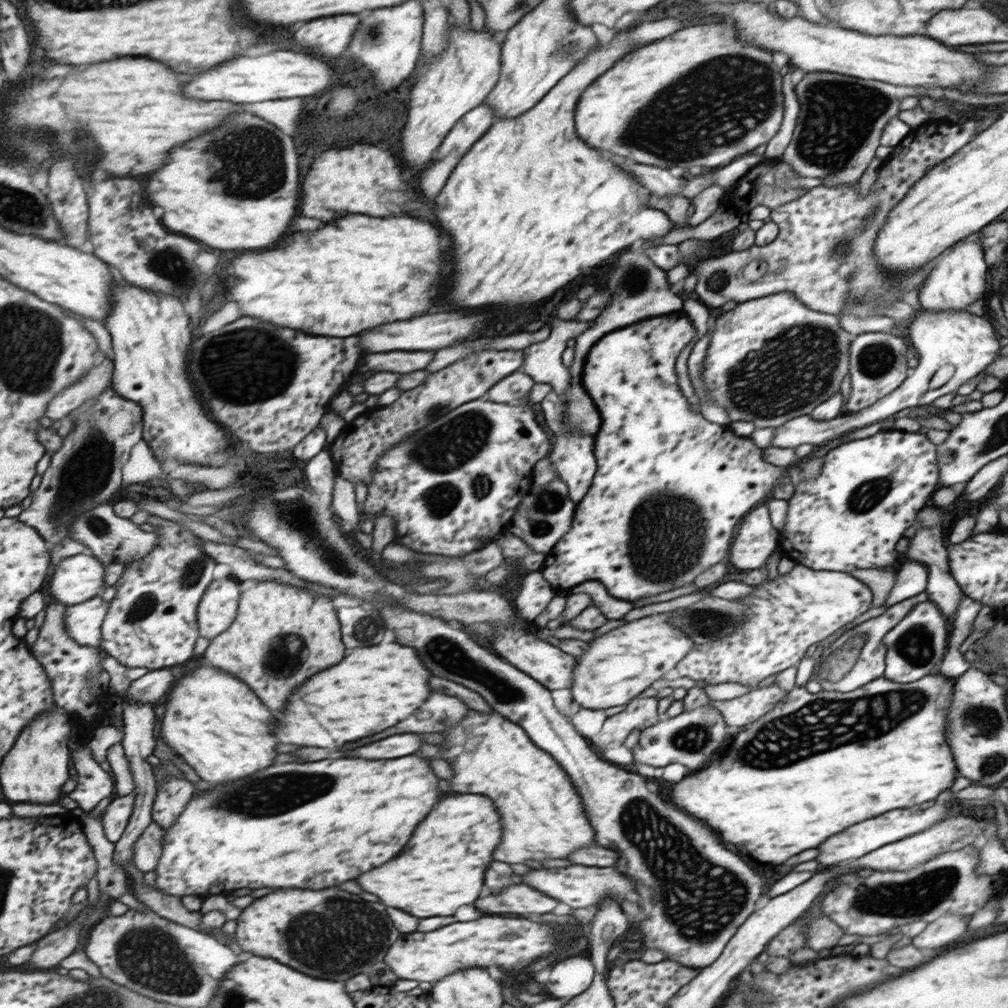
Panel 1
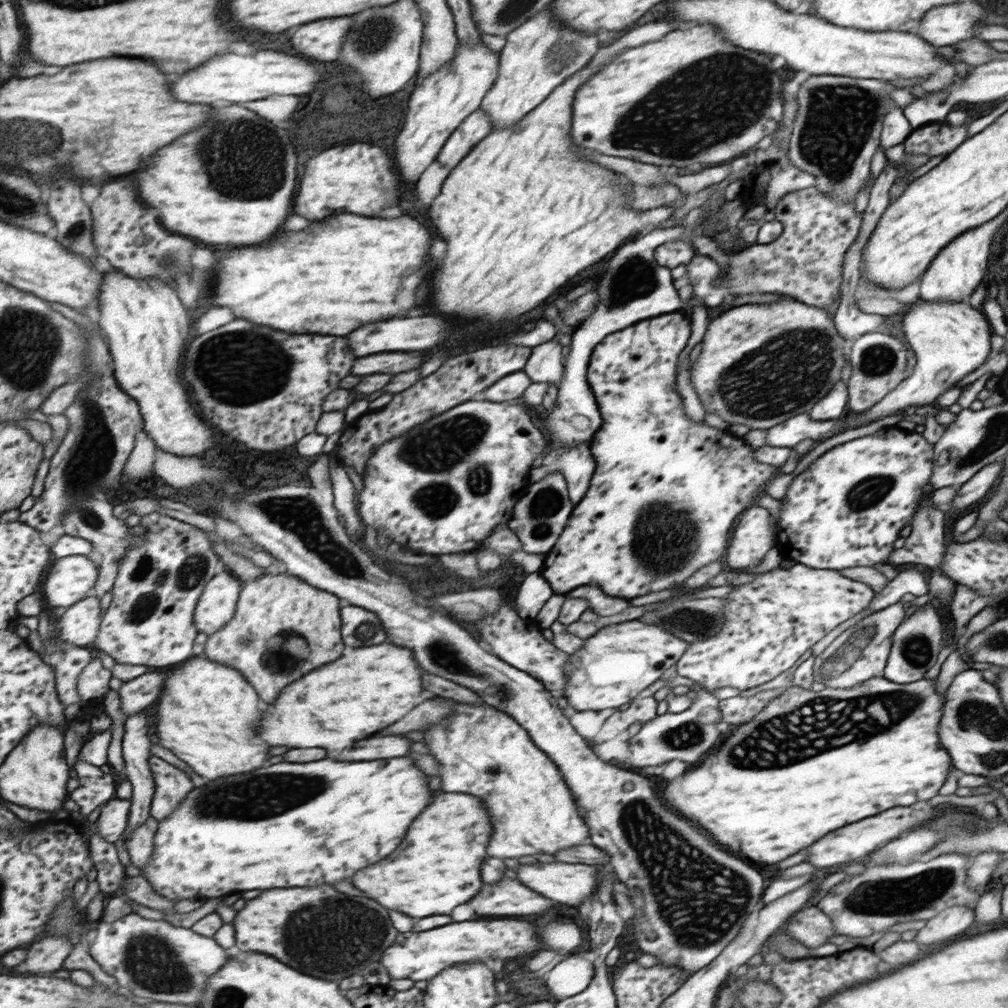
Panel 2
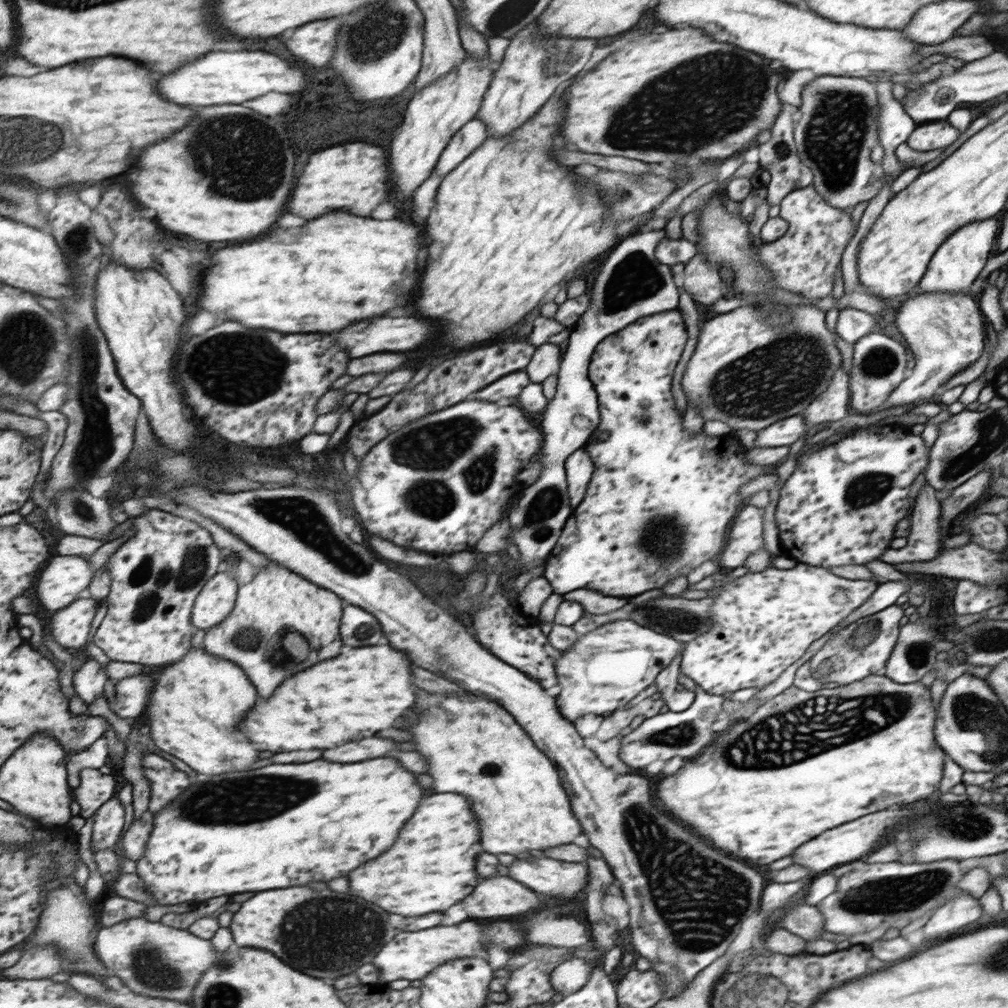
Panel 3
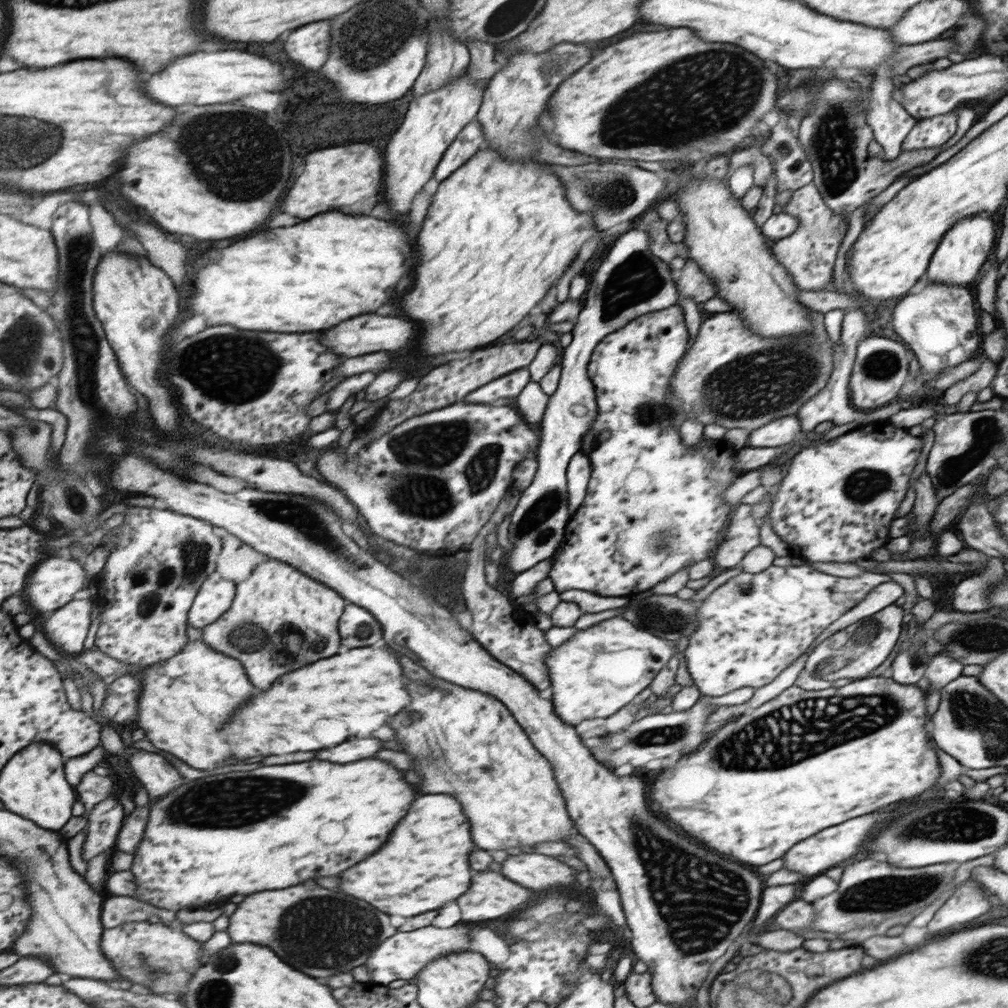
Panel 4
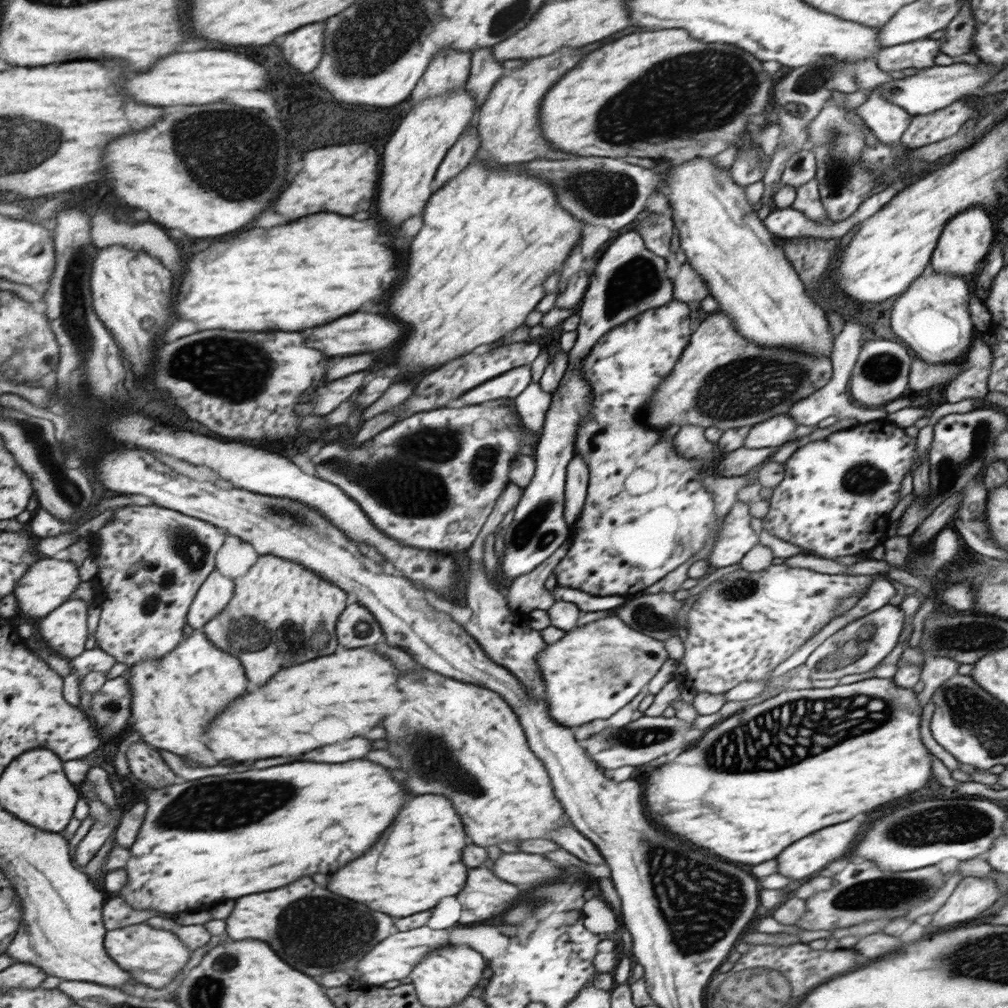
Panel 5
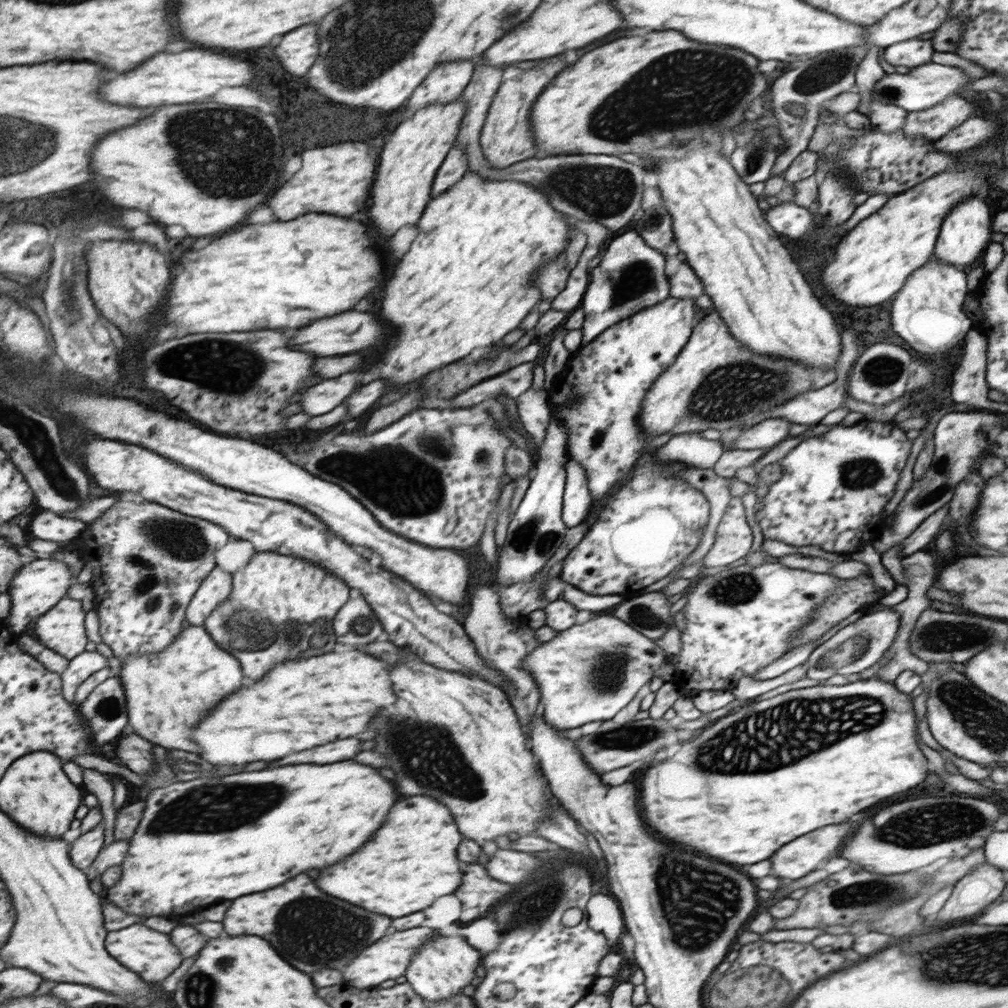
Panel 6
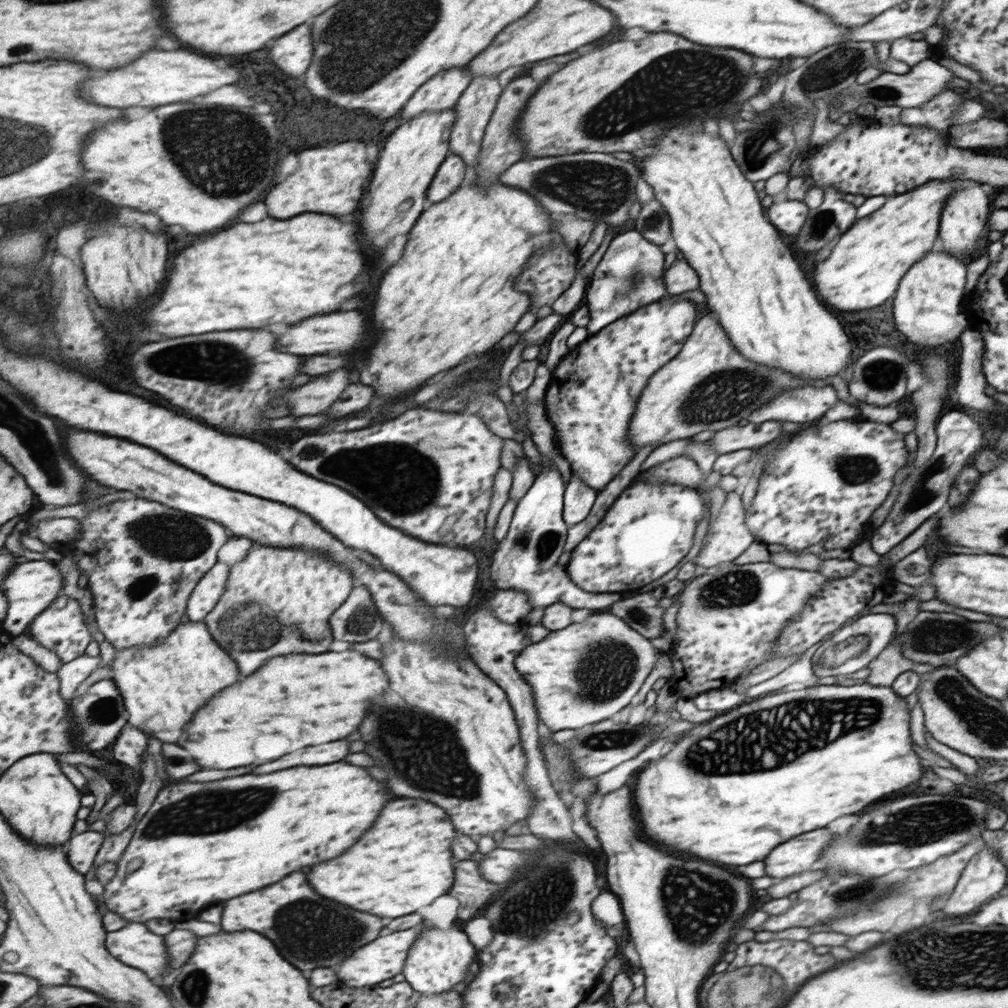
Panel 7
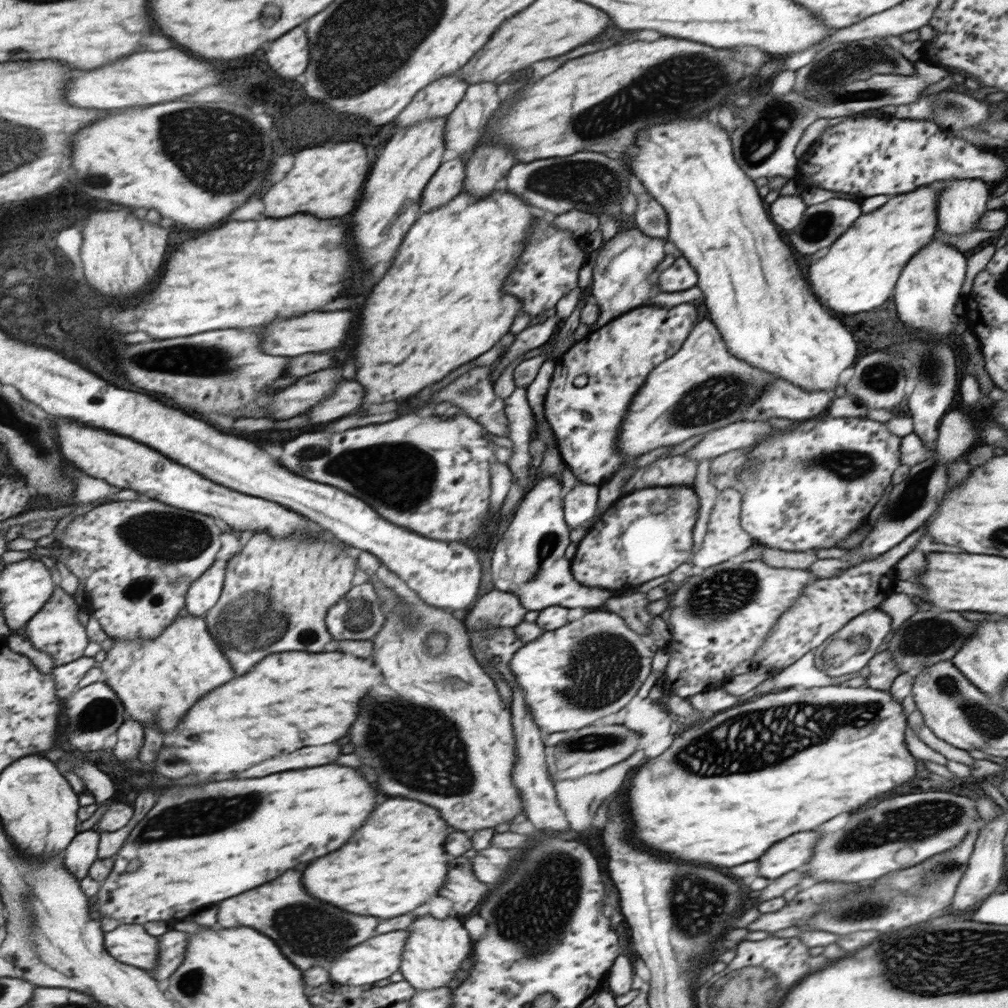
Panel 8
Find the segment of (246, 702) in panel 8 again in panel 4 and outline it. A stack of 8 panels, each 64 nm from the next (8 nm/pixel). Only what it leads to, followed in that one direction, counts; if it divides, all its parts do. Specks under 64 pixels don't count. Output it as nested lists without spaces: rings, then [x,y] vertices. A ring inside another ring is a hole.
[[[351,648],[335,654],[333,658],[325,658],[293,670],[273,686],[269,692],[261,692],[253,696],[249,706],[237,710],[233,718],[229,718],[229,726],[225,726],[225,742],[229,742],[239,758],[255,758],[255,756],[277,756],[277,754],[291,754],[291,752],[313,752],[329,746],[337,746],[347,742],[349,738],[365,738],[389,718],[399,712],[409,696],[403,690],[405,678],[401,676],[399,664],[395,656],[385,648]]]

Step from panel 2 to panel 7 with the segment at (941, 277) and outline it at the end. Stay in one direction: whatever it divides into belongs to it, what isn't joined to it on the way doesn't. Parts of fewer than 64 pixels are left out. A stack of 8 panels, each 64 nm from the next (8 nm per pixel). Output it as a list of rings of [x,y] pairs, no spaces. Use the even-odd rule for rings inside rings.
[[[963,184],[963,188],[957,187],[956,192],[949,196],[940,217],[939,226],[943,251],[965,261],[970,260],[969,258],[963,258],[963,256],[969,256],[973,252],[973,248],[975,248],[973,240],[977,240],[983,234],[983,222],[987,222],[987,212],[989,212],[989,208],[987,208],[989,202],[985,202],[985,200],[987,200],[987,194],[983,192],[983,188],[979,184],[971,184],[971,186]]]

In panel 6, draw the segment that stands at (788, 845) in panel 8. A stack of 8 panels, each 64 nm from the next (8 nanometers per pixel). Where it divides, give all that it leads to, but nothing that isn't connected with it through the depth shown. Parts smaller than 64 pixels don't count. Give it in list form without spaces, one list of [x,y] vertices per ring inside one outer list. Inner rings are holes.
[[[825,826],[825,830],[813,830],[813,834],[805,834],[789,842],[789,846],[781,846],[771,862],[771,874],[777,878],[799,878],[815,868],[815,864],[825,860],[829,854],[837,852],[837,846],[845,843],[851,836],[847,832],[849,826]]]

